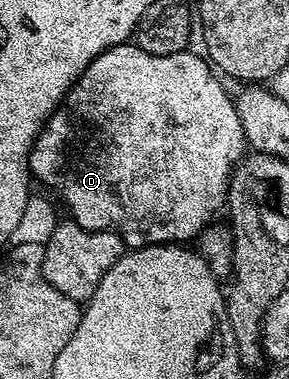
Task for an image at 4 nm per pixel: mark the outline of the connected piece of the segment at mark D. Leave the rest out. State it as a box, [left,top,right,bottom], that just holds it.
[27,42,241,250]

